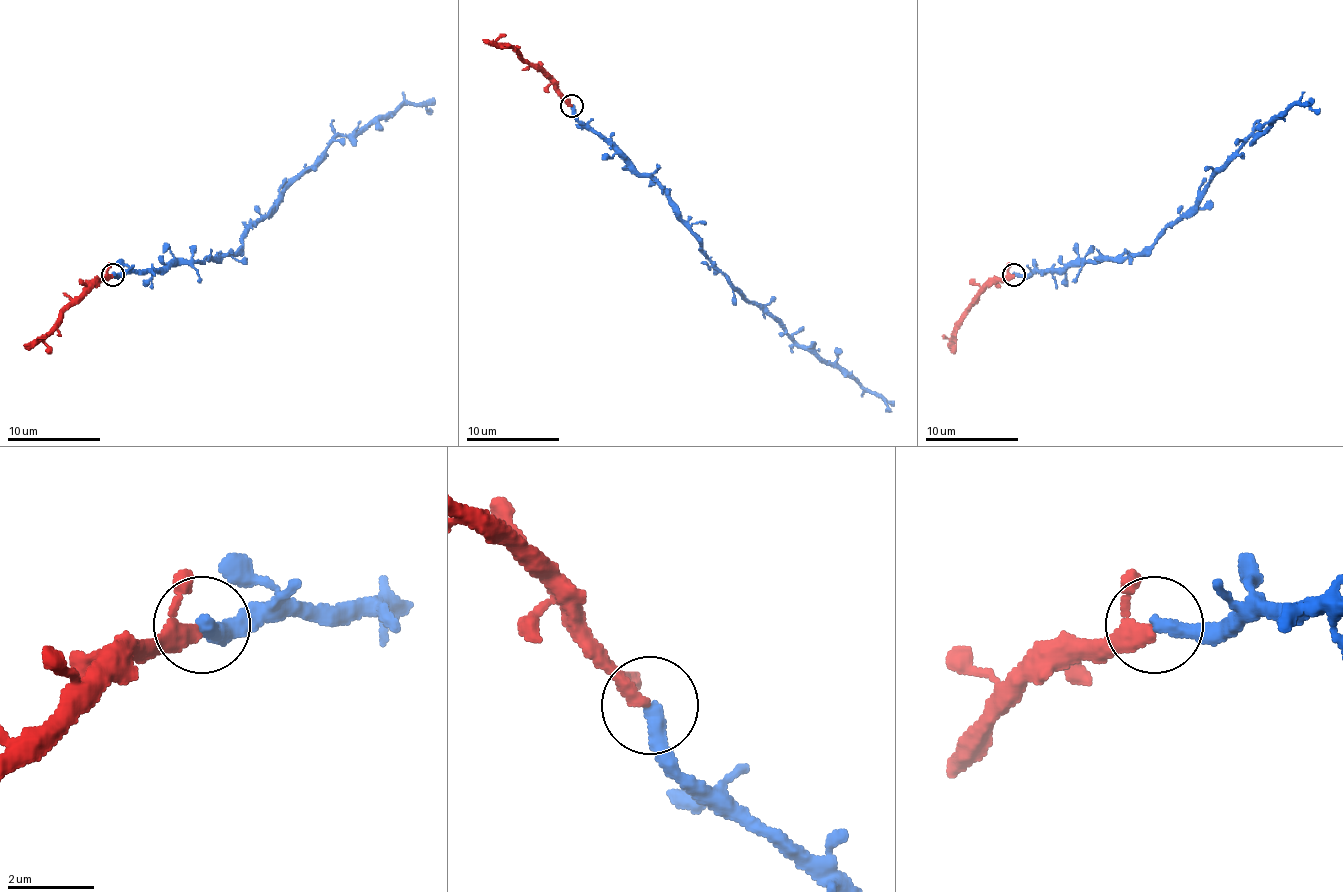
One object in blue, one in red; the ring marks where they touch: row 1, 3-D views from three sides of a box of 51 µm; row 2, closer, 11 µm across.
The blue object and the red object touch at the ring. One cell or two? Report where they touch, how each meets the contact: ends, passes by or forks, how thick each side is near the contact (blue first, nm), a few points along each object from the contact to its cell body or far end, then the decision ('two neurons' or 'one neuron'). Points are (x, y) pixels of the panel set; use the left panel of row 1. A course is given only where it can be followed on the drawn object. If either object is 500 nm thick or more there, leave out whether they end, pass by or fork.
at (113, 274); blue ends there; red passes by; 360 nm thick on the blue side, 280 nm on the other; blue runs (112, 275), (163, 272), (180, 263), (231, 256), (338, 135), (354, 135), (403, 105), (424, 105), (433, 112); red runs (112, 275), (98, 279), (63, 312), (52, 328), (24, 347); one neuron

